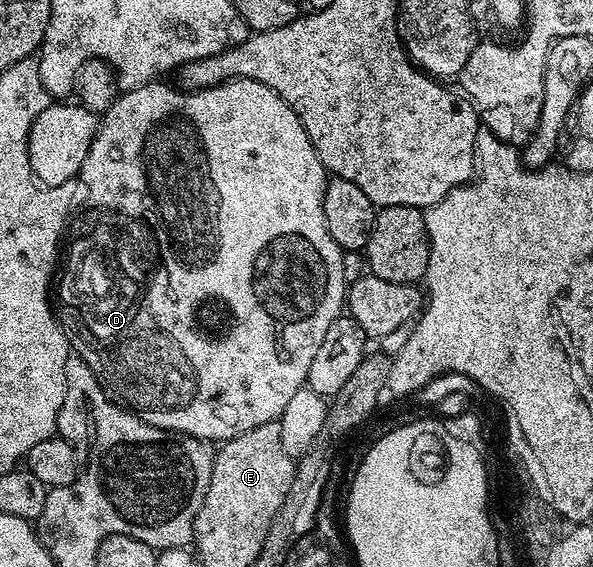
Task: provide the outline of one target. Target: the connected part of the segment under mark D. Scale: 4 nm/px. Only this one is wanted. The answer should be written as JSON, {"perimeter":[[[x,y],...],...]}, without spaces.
{"perimeter":[[[230,78],[226,82],[220,82],[217,86],[208,86],[204,90],[185,90],[175,85],[174,87],[163,86],[164,84],[163,81],[157,80],[147,82],[146,85],[133,90],[123,91],[109,108],[103,111],[99,119],[96,135],[90,144],[90,152],[86,152],[86,160],[78,175],[82,197],[67,223],[66,237],[62,242],[62,257],[58,262],[58,286],[60,282],[58,321],[65,336],[68,337],[67,345],[76,349],[73,351],[83,358],[94,372],[94,376],[113,402],[119,402],[121,406],[131,410],[133,414],[137,414],[139,418],[146,420],[152,426],[163,430],[175,430],[177,434],[188,434],[192,438],[201,439],[209,444],[223,444],[230,438],[236,438],[242,432],[250,432],[250,428],[258,428],[258,424],[277,421],[282,416],[286,404],[290,404],[294,392],[305,389],[310,364],[314,364],[314,355],[318,353],[318,347],[321,346],[322,339],[326,337],[326,328],[330,328],[330,324],[334,324],[334,320],[341,317],[346,306],[346,283],[342,276],[344,251],[334,240],[334,236],[330,236],[330,228],[326,228],[324,193],[328,187],[330,175],[325,170],[306,128],[302,128],[302,120],[298,120],[296,110],[290,108],[290,104],[286,104],[286,100],[282,100],[282,96],[274,92],[274,88],[266,88],[266,84],[258,84],[258,80],[249,78]]]}

